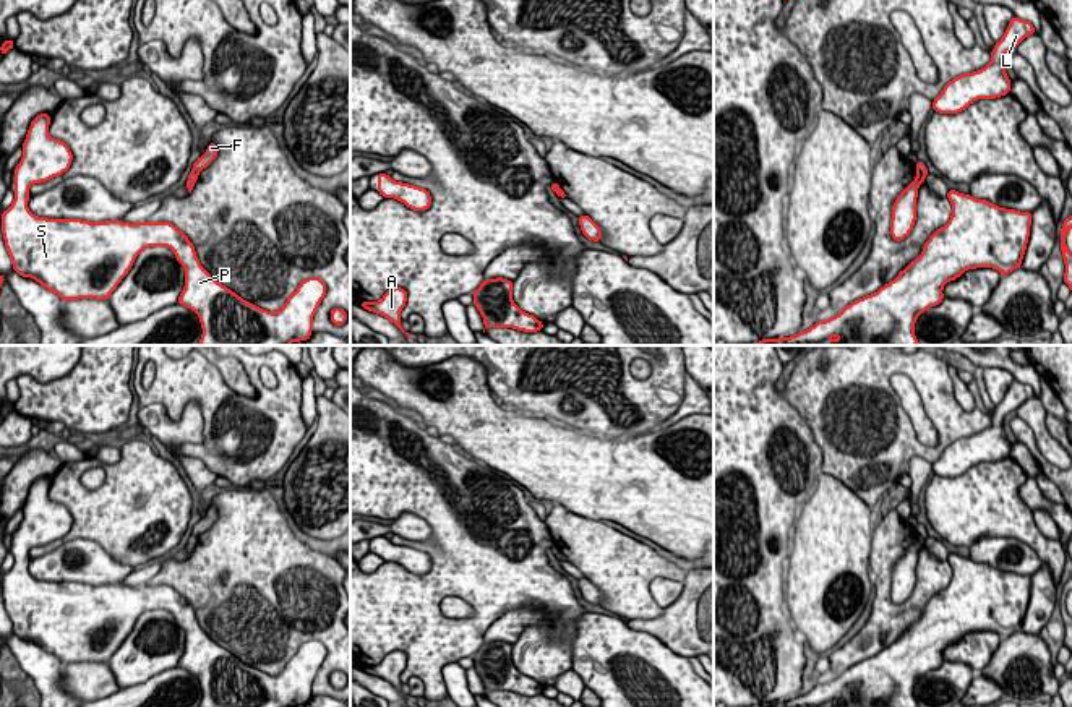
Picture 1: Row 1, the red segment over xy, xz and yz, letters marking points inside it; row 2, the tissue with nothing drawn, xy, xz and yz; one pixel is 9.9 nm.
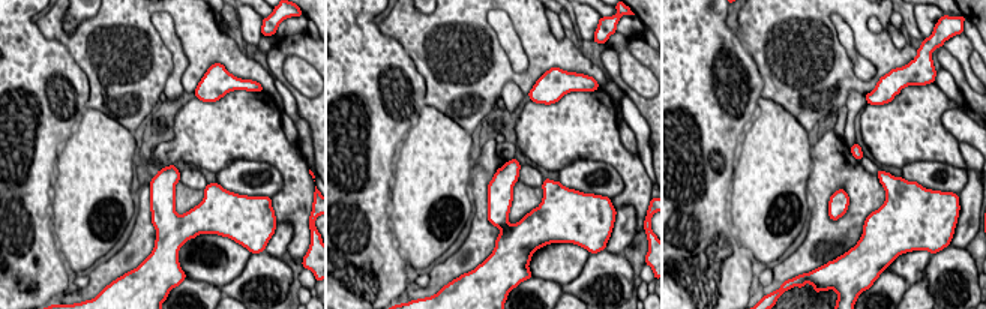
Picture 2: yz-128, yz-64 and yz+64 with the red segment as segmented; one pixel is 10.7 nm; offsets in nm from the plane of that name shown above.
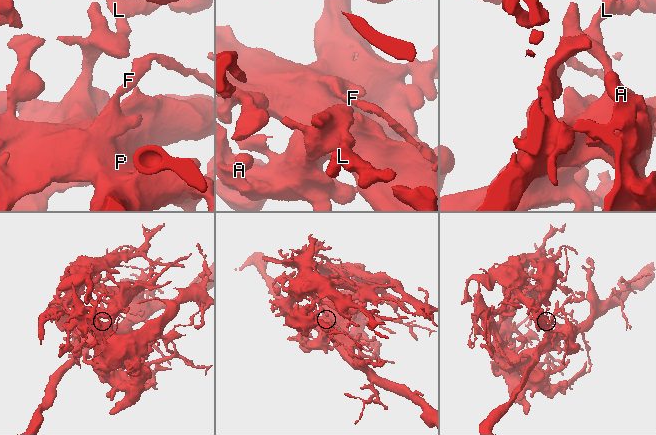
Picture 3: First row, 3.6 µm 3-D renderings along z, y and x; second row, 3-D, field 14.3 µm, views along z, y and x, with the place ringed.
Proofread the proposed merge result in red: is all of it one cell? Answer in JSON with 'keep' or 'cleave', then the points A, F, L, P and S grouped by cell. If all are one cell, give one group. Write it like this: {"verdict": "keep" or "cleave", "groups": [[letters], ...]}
{"verdict": "cleave", "groups": [["A", "L", "P", "S"], ["F"]]}

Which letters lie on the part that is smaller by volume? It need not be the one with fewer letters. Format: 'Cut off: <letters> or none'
Cut off: F

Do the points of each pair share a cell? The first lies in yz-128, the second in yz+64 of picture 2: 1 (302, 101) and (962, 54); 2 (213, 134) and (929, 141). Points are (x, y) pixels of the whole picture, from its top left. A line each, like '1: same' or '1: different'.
1: different
2: same

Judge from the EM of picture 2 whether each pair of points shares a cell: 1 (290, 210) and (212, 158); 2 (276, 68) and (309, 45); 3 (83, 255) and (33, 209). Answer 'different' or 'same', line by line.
1: same
2: same
3: different

